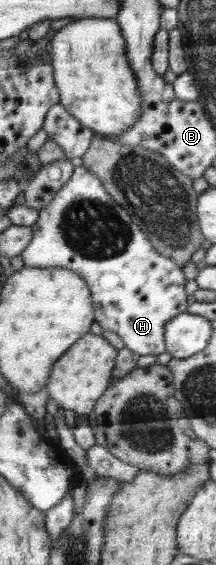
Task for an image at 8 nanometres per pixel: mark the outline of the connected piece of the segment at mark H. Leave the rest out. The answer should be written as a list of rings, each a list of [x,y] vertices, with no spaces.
[[[74,167],[71,178],[57,190],[57,195],[42,210],[30,227],[32,240],[21,253],[24,266],[28,268],[52,267],[73,272],[87,282],[96,306],[96,319],[103,330],[113,331],[137,357],[167,351],[164,328],[176,315],[188,310],[185,283],[181,266],[153,247],[153,240],[133,223],[131,216],[109,195],[99,177],[85,167]]]

